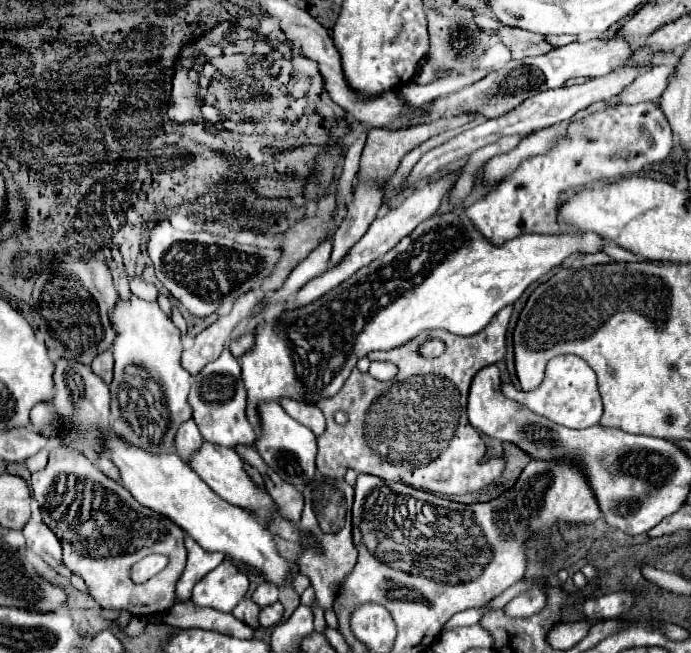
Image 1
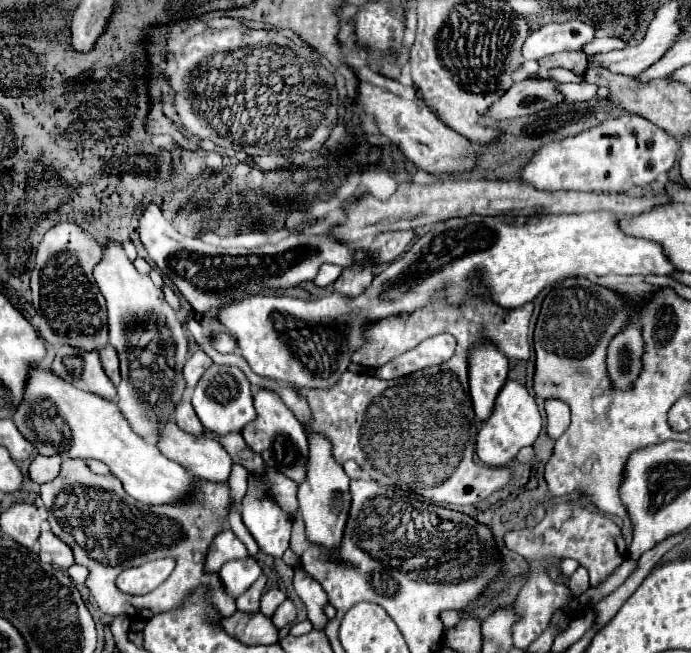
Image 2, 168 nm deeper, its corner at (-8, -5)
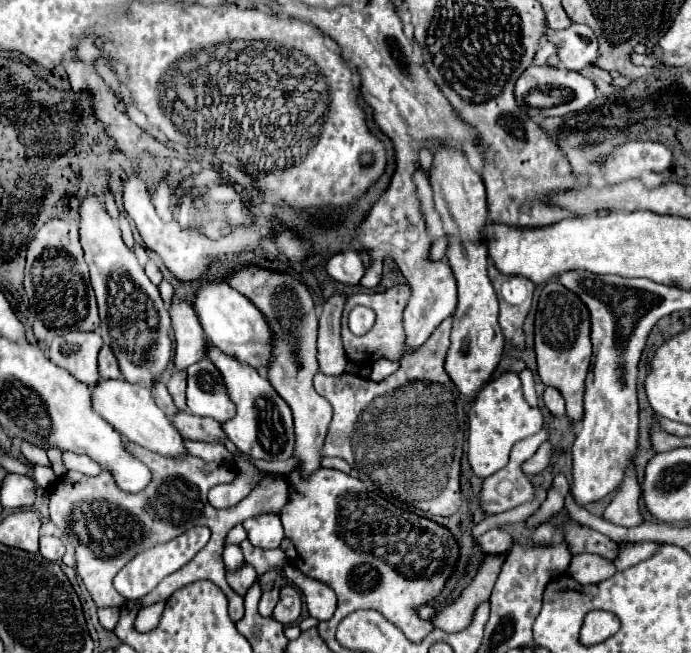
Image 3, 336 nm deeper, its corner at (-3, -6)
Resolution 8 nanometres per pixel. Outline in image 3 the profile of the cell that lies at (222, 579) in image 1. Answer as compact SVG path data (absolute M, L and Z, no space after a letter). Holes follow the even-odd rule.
M226 545L224 547L224 565L228 571L238 571L244 565L244 557L238 545Z

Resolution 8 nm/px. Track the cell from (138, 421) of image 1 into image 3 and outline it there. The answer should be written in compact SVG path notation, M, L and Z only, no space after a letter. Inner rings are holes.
M86 197L82 203L80 243L90 267L90 283L94 287L100 309L100 335L112 347L120 373L126 381L152 389L172 359L170 313L164 307L158 287L146 277L136 255L124 245L120 227L106 213L96 197Z

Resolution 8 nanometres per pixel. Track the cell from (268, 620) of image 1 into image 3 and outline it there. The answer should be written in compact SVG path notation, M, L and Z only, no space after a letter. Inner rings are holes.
M284 587L282 595L290 595L290 597L294 599L294 603L292 603L290 607L284 607L282 601L278 601L278 605L274 607L272 617L274 617L278 623L282 623L282 625L290 625L290 623L294 623L294 621L298 619L298 615L300 615L300 605L302 605L302 603L300 603L300 595L298 595L298 591L294 591L292 587Z

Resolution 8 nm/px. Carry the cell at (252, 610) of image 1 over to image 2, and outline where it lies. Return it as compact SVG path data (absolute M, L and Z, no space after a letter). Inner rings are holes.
M261 574L261 576L249 586L249 590L243 592L243 594L237 598L237 610L241 610L241 612L257 612L257 610L259 610L259 598L261 598L261 594L263 594L265 582L267 582L267 578Z

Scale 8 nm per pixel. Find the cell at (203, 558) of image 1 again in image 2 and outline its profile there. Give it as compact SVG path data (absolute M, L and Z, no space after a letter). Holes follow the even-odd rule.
M225 530L223 534L219 534L213 544L211 550L207 552L207 572L219 572L219 568L229 562L229 560L237 560L247 556L247 548L243 546L243 542L231 532Z

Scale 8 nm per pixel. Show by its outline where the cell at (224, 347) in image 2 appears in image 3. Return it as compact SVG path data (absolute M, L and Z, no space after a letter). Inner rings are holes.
M174 301L170 307L172 327L176 331L176 369L186 369L192 363L198 363L206 357L206 335L202 335L202 325L198 323L198 315L186 301Z

